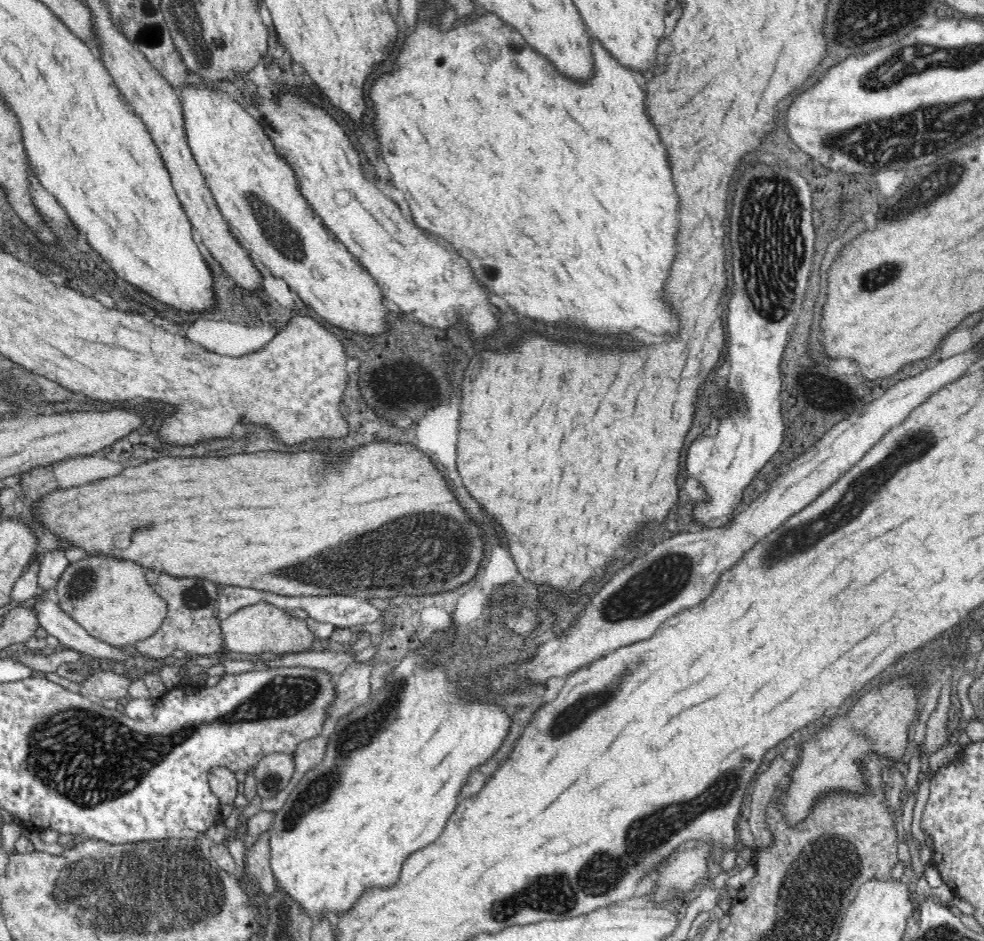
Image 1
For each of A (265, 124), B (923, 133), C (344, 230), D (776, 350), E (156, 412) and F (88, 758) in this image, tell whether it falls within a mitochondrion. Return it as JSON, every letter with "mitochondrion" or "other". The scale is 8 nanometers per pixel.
{"A":"other","B":"mitochondrion","C":"other","D":"other","E":"other","F":"mitochondrion"}

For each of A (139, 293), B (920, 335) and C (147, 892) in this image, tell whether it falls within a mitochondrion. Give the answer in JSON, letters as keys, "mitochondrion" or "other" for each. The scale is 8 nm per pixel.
{"A":"other","B":"other","C":"mitochondrion"}

